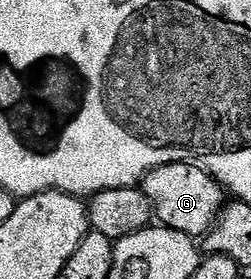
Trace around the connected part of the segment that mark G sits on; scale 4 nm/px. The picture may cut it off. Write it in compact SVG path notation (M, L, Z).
M165 164L154 168L146 175L140 187L159 225L195 238L205 237L224 207L222 185L204 169L191 164Z

